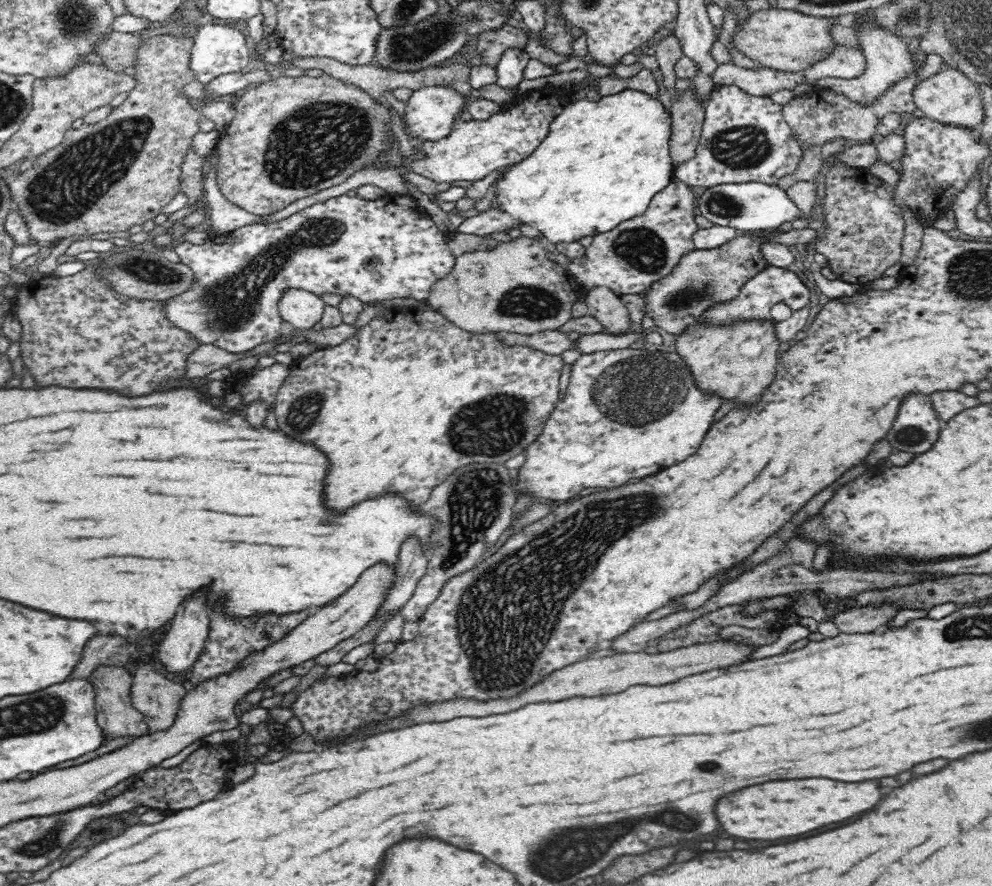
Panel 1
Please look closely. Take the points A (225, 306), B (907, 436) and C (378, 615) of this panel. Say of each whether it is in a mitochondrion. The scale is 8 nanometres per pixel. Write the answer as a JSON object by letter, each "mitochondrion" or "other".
{"A":"mitochondrion","B":"mitochondrion","C":"other"}

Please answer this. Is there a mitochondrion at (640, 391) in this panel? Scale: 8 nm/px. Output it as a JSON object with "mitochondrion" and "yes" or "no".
{"mitochondrion":"yes"}

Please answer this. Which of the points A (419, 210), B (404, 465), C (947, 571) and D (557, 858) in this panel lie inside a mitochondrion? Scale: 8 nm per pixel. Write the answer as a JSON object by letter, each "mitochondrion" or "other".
{"A":"other","B":"other","C":"other","D":"mitochondrion"}

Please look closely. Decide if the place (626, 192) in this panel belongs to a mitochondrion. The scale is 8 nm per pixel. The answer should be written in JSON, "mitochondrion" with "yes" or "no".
{"mitochondrion":"no"}

